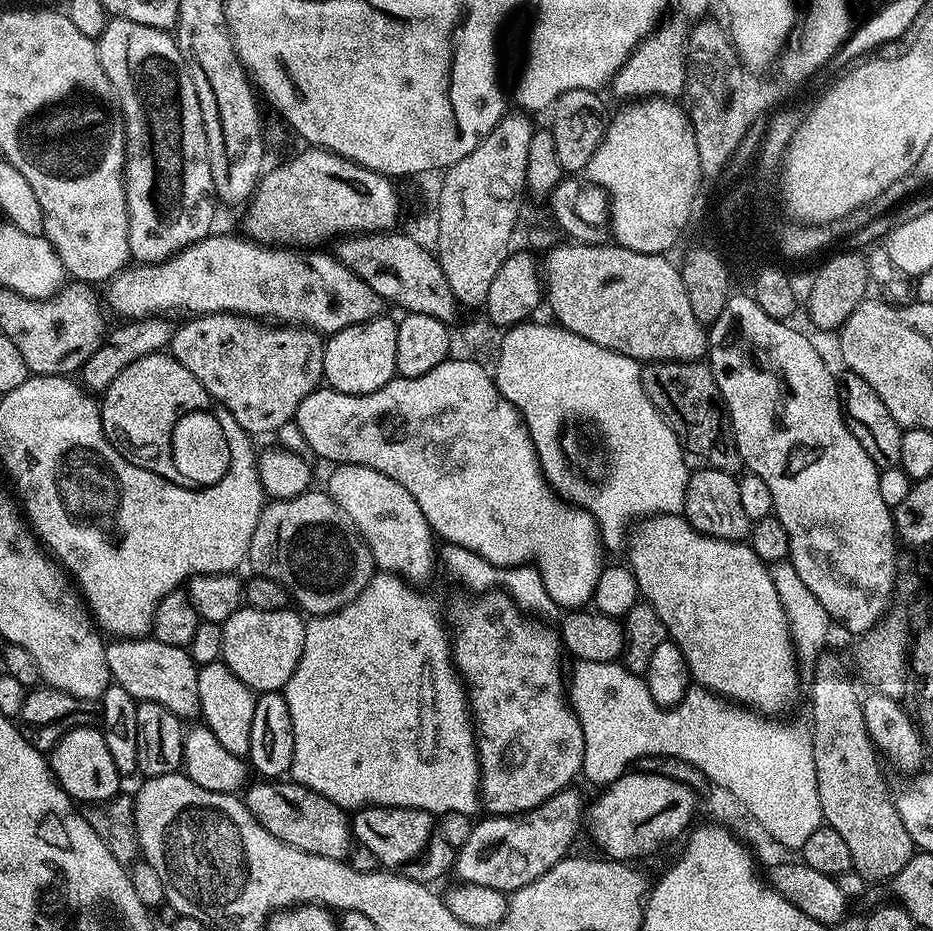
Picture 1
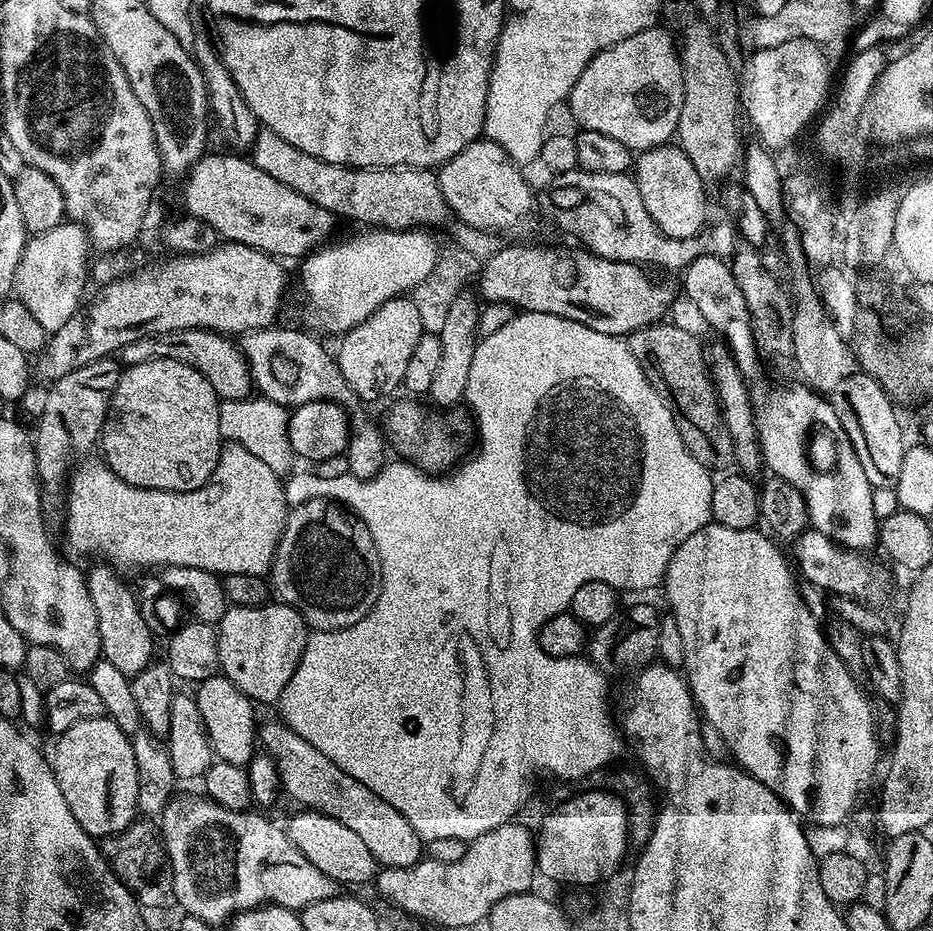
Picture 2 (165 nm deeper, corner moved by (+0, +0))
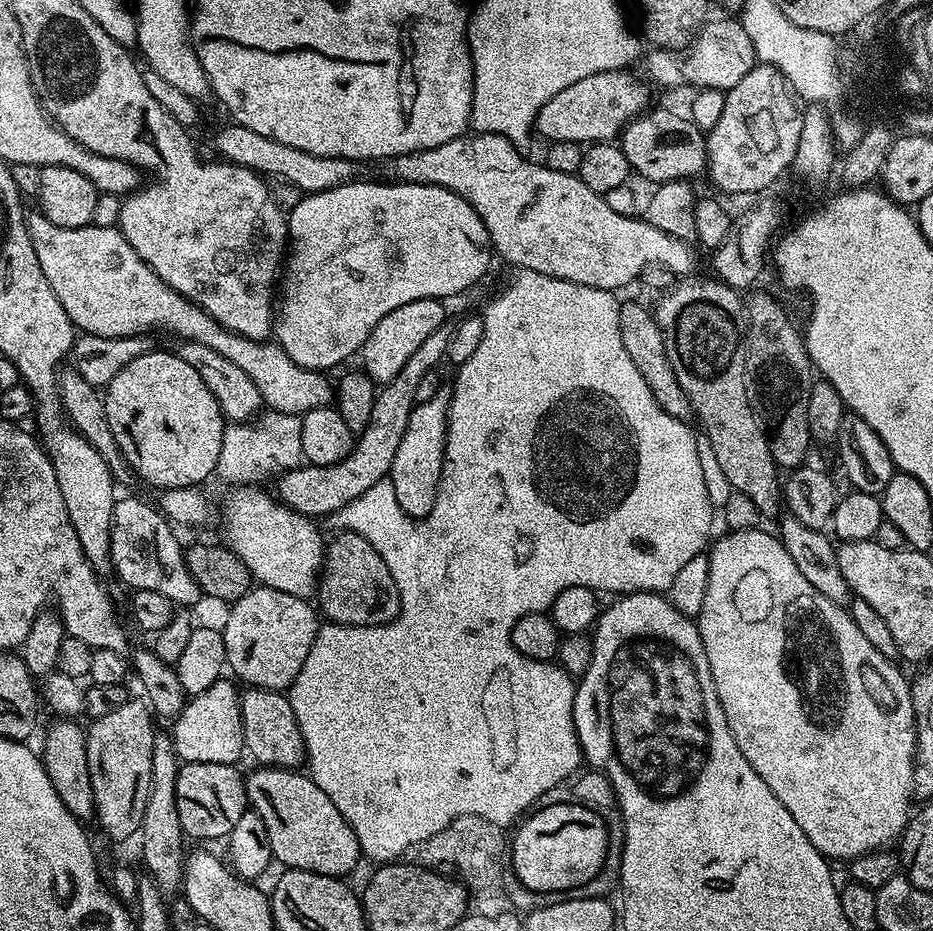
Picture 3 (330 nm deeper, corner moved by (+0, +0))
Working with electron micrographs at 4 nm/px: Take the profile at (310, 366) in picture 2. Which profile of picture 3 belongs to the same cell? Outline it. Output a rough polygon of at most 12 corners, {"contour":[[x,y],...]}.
{"contour":[[26,223],[81,333],[165,328],[230,358],[273,412],[333,403],[323,371],[224,328],[119,227]]}

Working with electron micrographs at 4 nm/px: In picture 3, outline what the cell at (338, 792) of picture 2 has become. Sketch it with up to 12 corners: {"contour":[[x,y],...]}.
{"contour":[[283,691],[240,698],[245,751],[299,769],[304,739]]}

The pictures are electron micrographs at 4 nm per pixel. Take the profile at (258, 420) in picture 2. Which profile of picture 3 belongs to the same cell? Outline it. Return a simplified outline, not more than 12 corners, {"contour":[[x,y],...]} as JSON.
{"contour":[[301,422],[229,423],[215,475],[248,484],[303,461]]}

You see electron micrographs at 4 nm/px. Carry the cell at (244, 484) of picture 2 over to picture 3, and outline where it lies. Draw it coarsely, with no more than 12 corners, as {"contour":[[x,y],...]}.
{"contour":[[260,486],[228,496],[226,546],[257,585],[317,591],[317,521]]}

